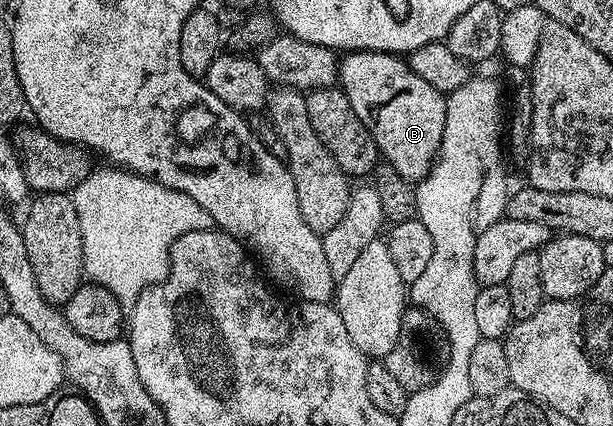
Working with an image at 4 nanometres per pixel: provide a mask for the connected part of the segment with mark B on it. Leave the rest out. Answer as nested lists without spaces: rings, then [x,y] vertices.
[[[355,50],[341,59],[338,67],[340,89],[348,96],[348,104],[356,111],[356,116],[364,120],[372,132],[372,140],[378,145],[379,155],[385,165],[392,167],[410,183],[417,184],[434,167],[438,149],[444,136],[446,123],[446,99],[432,84],[427,84],[416,72],[412,72],[409,61],[397,54],[381,54],[378,50]]]

